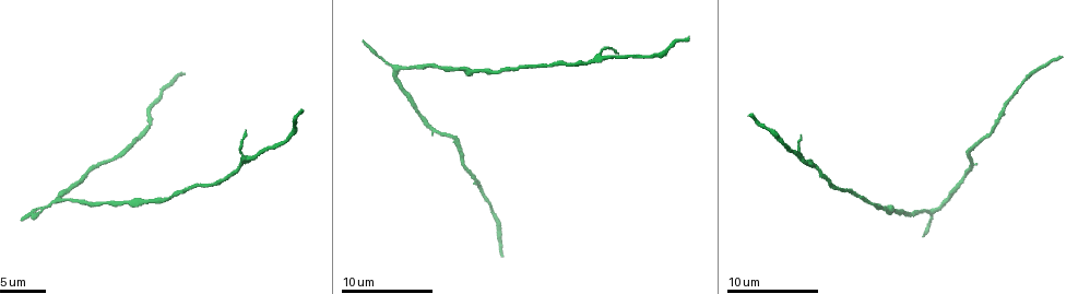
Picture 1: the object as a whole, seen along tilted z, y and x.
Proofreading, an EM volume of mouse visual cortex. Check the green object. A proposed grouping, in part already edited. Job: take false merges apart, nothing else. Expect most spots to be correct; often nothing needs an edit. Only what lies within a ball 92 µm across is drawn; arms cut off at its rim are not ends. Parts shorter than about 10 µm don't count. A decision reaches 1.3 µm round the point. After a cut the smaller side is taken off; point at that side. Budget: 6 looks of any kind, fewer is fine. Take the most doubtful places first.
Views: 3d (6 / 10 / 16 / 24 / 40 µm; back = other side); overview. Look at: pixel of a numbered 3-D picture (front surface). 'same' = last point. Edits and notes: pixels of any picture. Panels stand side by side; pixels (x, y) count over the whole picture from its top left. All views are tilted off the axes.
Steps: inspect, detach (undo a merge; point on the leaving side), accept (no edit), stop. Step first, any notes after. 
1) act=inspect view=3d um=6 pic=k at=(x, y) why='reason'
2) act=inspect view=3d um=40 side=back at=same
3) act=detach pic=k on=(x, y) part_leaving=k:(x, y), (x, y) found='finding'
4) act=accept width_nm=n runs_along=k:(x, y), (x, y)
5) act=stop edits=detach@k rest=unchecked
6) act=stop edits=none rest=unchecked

act=inspect view=3d um=16 pic=1 at=(429, 62)

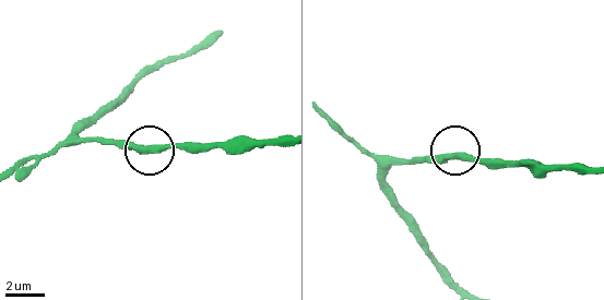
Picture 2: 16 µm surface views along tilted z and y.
act=accept found='all the same neuron'

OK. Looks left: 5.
act=inspect view=3d um=6 pic=1 at=(817, 171) why='calibre changes'

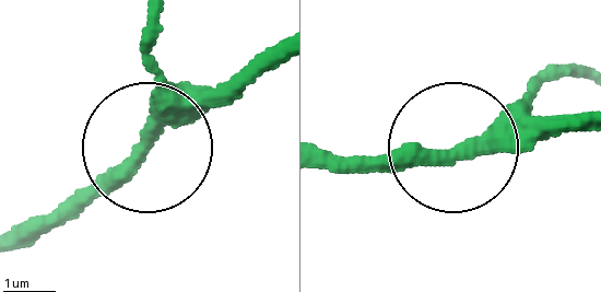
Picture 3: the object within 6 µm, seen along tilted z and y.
act=accept runs_along=3:(319, 161), (584, 133) found='one neuron here'

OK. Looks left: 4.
act=inspect view=3d um=16 pic=1 at=(400, 68) why='three arms meet'

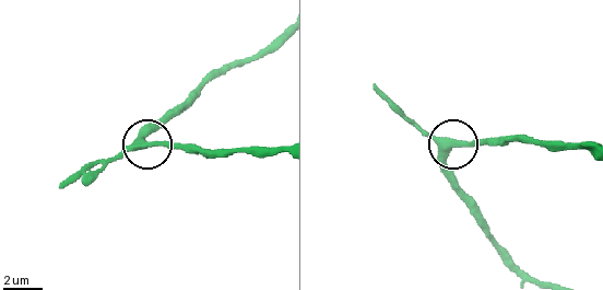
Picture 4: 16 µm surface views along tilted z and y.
act=accept width_nm=330 runs_along=4:(221, 149), (189, 151), (149, 143), (149, 125) found='continuous, no second neuron'

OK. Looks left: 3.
act=stop edits=none rest=unchecked

